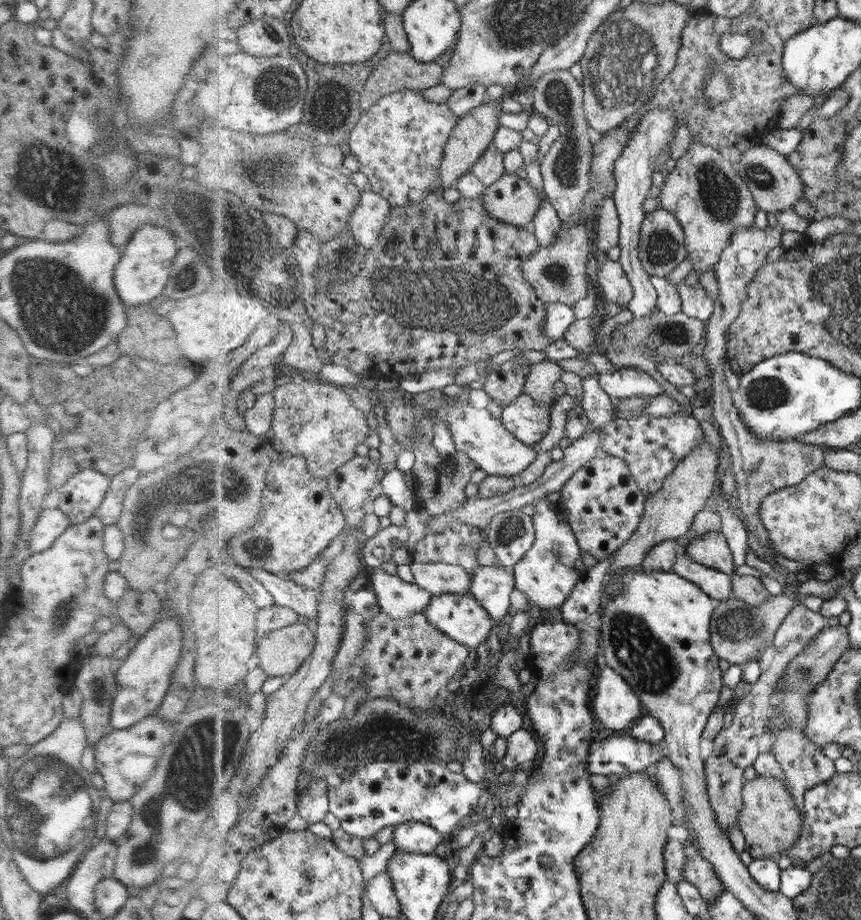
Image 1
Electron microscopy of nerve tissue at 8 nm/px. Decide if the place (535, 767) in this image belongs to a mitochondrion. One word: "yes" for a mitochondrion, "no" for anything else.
no

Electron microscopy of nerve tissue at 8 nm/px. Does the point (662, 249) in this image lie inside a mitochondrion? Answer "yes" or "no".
yes

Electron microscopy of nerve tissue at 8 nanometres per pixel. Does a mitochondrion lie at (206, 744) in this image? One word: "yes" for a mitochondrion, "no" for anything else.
yes

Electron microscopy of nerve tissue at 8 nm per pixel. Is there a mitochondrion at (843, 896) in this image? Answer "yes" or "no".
yes

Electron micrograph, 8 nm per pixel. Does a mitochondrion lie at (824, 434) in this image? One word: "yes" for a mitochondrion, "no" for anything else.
no

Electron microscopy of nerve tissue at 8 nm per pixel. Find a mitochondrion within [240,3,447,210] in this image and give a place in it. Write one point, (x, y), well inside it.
(277, 89)

